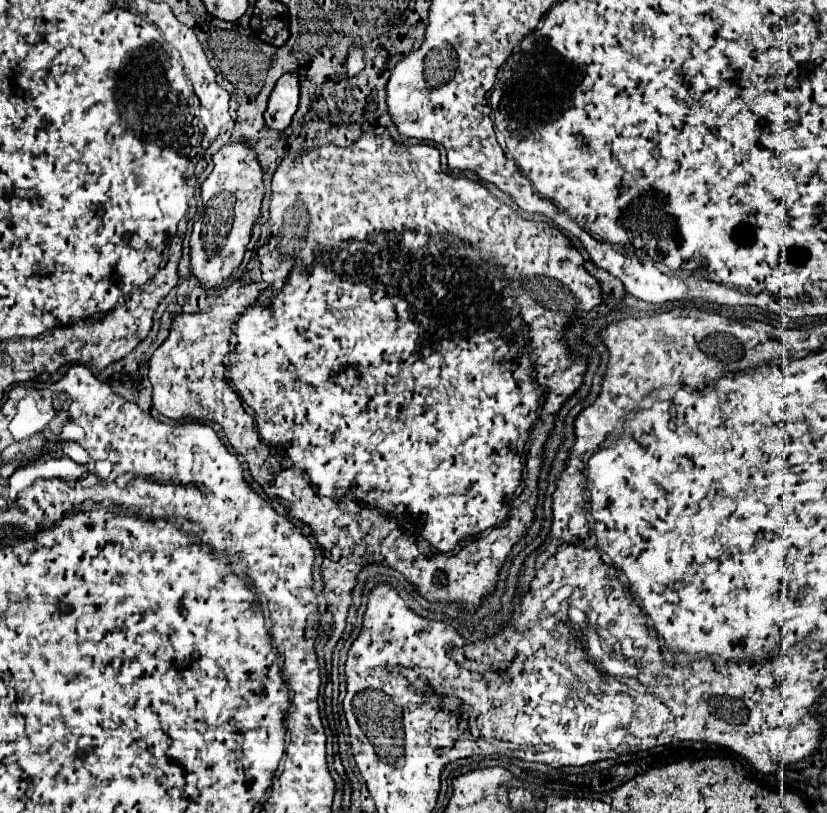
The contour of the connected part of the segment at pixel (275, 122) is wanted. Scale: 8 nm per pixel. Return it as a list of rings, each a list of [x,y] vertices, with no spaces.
[[[286,73],[284,77],[278,79],[270,95],[268,109],[264,113],[264,121],[268,129],[274,129],[274,131],[288,129],[298,109],[298,95],[300,95],[298,73]]]

